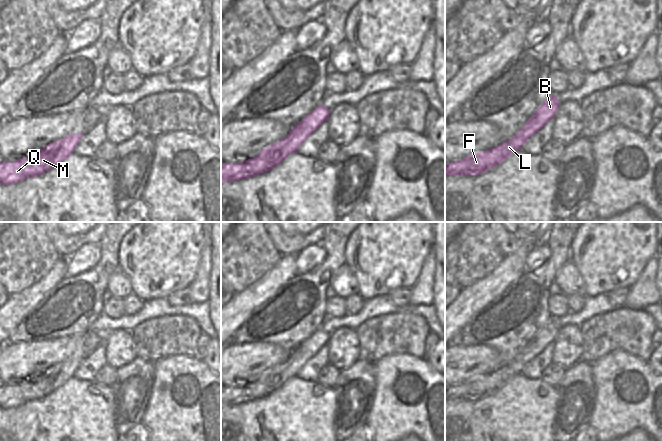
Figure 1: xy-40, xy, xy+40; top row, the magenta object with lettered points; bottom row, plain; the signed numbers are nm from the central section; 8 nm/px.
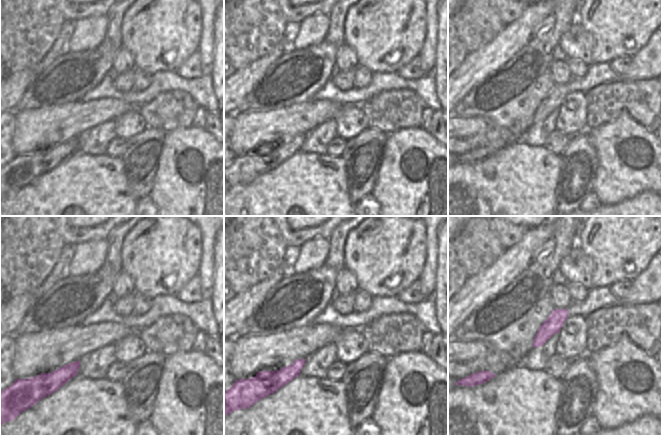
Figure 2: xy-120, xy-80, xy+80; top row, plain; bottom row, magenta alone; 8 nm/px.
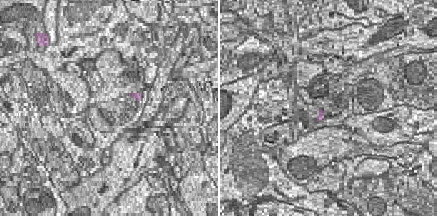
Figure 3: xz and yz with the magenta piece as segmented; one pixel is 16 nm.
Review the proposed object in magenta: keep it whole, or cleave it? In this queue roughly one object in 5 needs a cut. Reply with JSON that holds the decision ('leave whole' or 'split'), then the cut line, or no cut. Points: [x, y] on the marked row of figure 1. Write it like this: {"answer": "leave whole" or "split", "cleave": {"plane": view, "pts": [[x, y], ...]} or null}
{"answer": "leave whole", "cleave": null}

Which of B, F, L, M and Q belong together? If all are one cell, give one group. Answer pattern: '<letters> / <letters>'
B F L M Q

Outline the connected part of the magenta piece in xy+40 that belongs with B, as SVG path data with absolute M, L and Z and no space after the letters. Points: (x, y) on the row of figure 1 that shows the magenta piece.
M557 95L543 101L527 122L506 142L480 153L474 153L460 161L445 163L445 175L480 175L520 150L523 144L550 119L553 119L561 103Z

